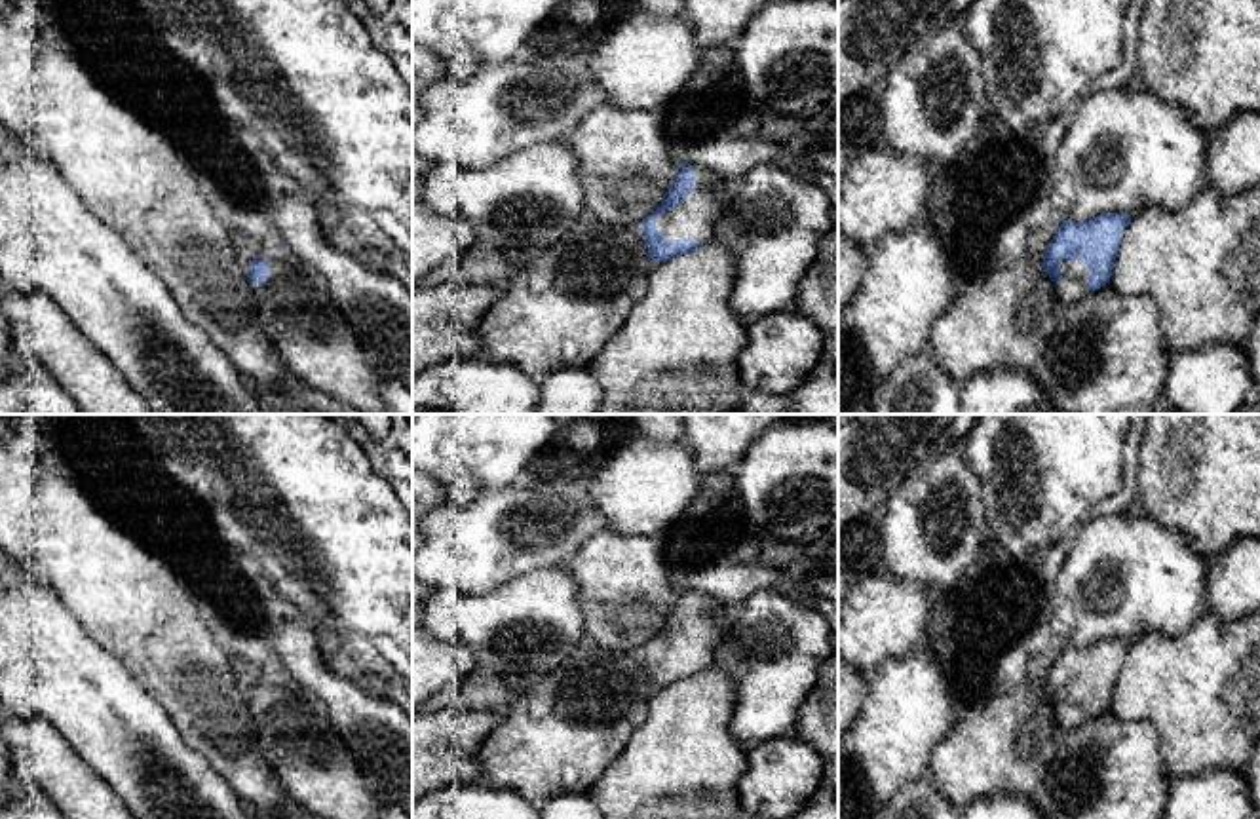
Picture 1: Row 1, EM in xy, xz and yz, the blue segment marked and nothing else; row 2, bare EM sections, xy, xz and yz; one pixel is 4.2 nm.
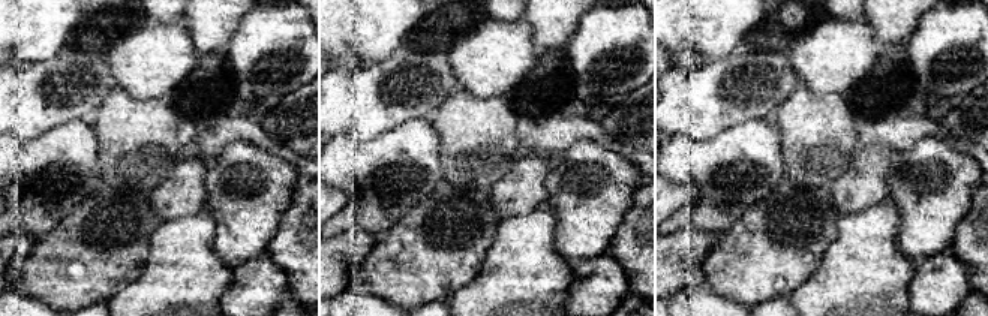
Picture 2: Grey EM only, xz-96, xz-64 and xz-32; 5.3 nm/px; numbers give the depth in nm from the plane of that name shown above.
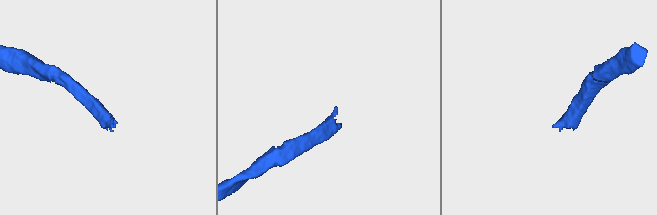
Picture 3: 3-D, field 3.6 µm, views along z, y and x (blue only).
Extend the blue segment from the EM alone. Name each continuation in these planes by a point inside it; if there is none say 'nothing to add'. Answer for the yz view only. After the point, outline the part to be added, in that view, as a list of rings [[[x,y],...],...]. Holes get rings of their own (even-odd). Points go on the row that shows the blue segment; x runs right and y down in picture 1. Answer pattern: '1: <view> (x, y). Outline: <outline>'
1: yz (1072, 287). Outline: [[[1076,258],[1072,262],[1060,260],[1060,281],[1055,285],[1059,304],[1072,304],[1085,298],[1091,291],[1087,285],[1087,266]]]

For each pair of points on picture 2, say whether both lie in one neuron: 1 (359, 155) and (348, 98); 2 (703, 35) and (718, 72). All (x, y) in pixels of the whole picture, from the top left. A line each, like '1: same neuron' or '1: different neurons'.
1: different neurons
2: different neurons

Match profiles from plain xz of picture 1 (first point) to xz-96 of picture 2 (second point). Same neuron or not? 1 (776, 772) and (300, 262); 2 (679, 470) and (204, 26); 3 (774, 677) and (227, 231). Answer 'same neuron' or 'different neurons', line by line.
1: different neurons
2: different neurons
3: same neuron

